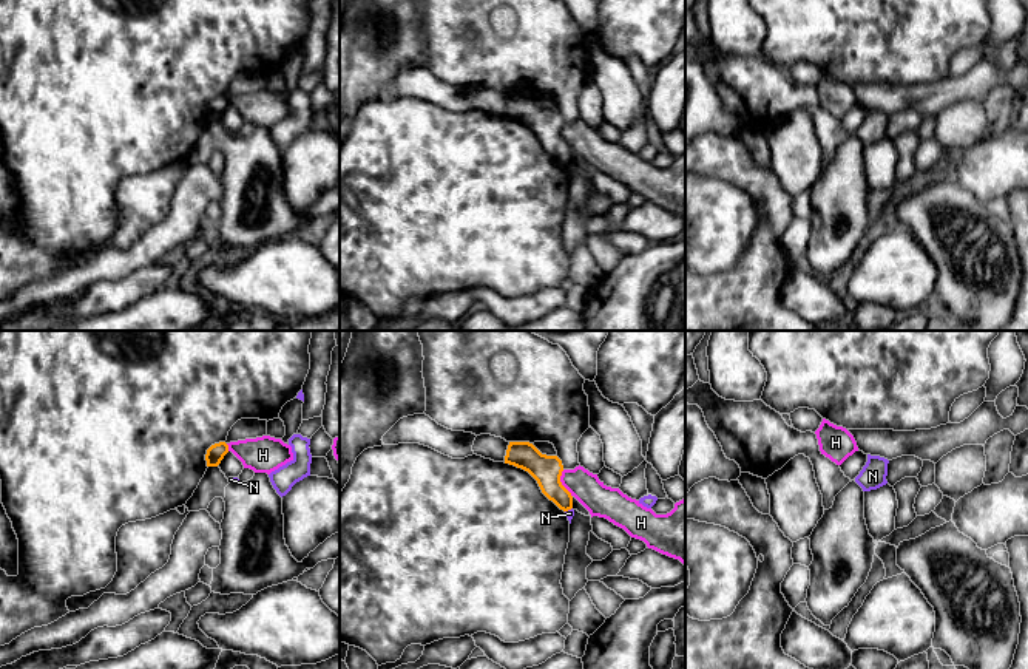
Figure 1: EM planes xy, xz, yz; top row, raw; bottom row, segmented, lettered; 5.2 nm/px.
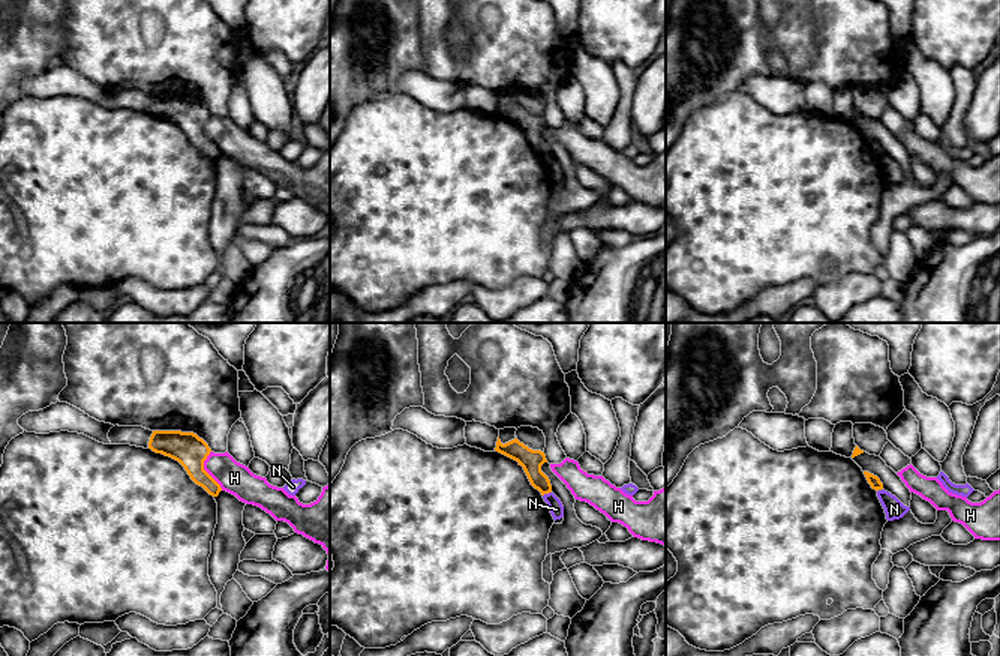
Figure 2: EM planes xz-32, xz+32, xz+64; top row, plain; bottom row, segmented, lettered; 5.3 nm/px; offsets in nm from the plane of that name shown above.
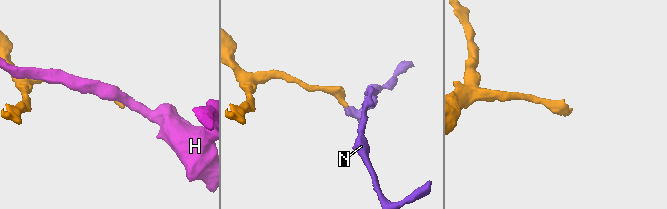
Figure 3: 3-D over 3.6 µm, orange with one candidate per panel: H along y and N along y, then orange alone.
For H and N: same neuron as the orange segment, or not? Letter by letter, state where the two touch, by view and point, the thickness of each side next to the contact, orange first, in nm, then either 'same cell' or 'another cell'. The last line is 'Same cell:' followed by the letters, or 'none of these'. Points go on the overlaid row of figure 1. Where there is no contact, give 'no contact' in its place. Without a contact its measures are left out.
H: meets orange in xz at (561, 484); 160 nm thick on the orange side, 170 nm on the other; another cell
N: meets orange in xz at (568, 509); 160 nm thick on the orange side, 50 nm on the other; another cell
Same cell: none of these

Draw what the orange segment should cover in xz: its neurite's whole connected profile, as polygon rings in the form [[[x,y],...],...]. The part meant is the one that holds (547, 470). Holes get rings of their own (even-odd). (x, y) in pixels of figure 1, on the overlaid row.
[[[509,442],[505,464],[528,471],[537,481],[542,493],[560,510],[573,508],[573,496],[560,482],[563,465],[557,456],[542,454],[529,442]]]

